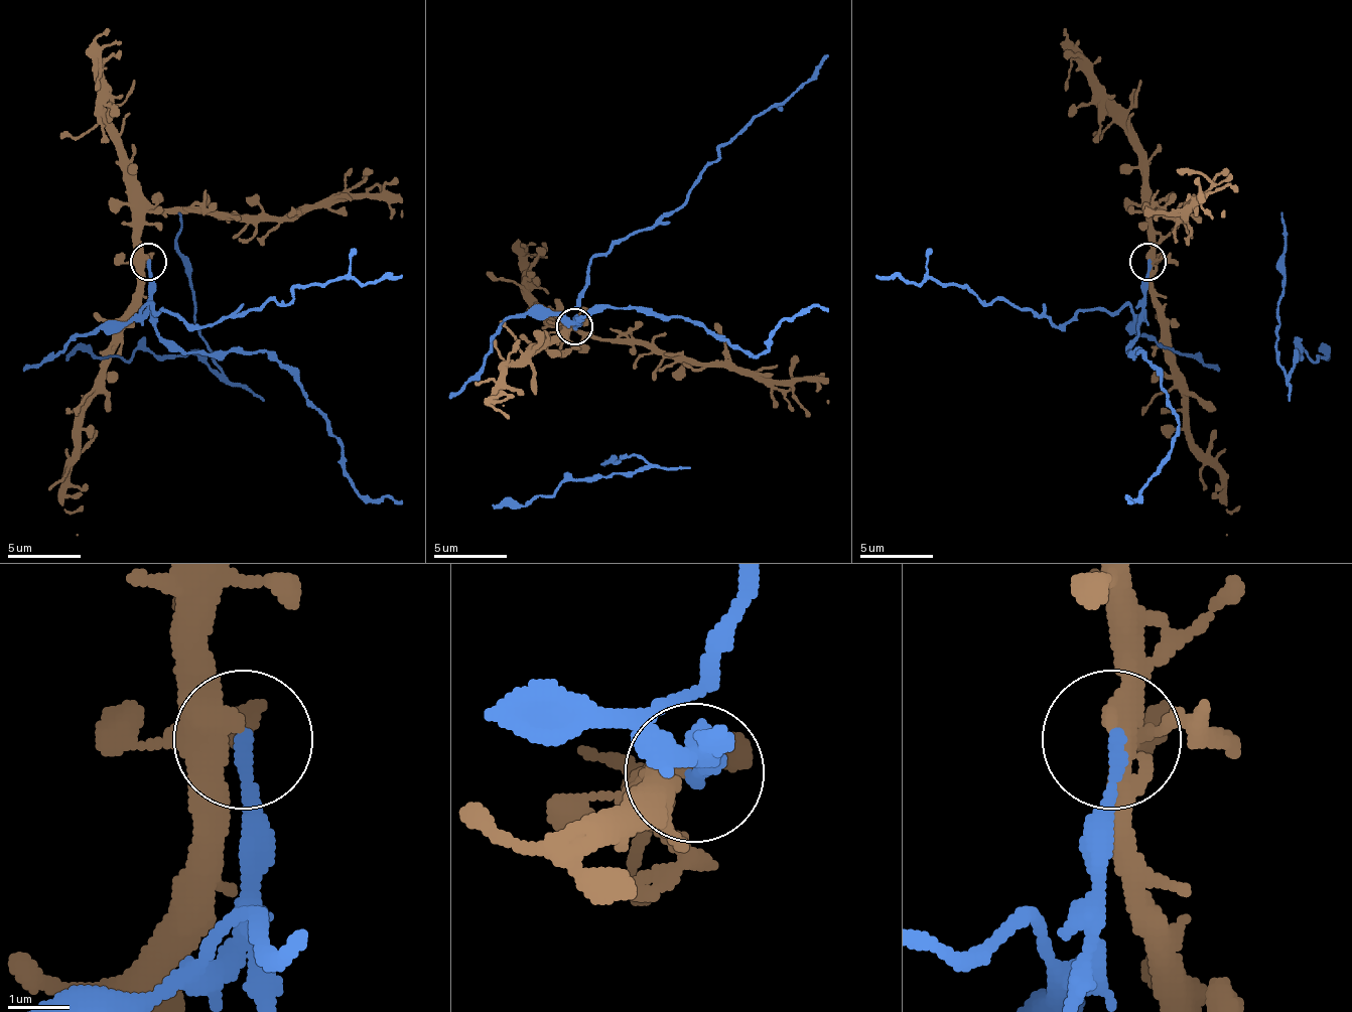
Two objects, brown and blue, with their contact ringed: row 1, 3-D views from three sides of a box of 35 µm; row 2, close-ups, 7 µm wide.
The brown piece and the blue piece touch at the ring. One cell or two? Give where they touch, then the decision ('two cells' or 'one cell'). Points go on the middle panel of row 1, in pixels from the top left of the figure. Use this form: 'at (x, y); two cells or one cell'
at (574, 326); two cells

